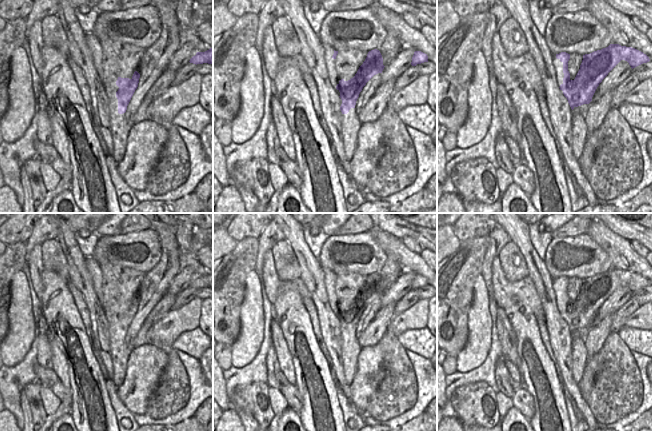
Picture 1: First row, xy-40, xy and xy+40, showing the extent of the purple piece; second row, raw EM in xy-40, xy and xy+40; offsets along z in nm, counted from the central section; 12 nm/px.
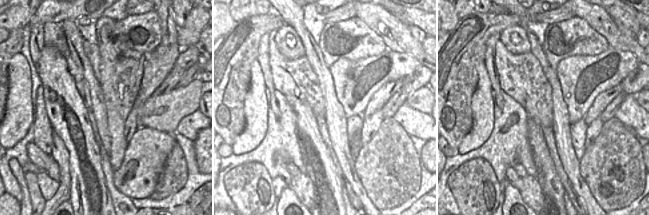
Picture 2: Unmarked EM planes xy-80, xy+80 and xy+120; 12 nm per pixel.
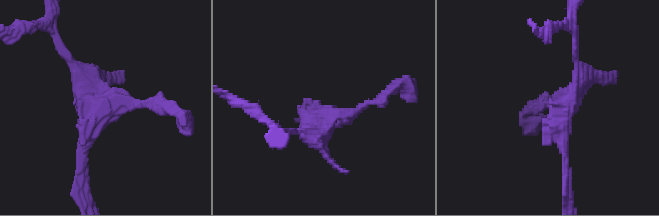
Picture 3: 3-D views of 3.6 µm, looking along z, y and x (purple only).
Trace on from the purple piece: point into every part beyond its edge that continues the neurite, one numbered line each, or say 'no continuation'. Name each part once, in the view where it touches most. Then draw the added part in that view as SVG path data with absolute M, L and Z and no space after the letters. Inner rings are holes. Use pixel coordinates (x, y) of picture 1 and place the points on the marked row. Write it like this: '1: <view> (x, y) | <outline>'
no continuation

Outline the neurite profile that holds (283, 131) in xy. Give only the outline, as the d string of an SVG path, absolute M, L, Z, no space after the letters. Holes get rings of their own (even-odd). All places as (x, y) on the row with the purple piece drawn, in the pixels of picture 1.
M275 96L271 97L271 111L274 119L276 133L278 135L280 146L288 156L289 160L295 162L295 146L292 139L292 133L287 123L287 118L283 112L283 107L279 99Z

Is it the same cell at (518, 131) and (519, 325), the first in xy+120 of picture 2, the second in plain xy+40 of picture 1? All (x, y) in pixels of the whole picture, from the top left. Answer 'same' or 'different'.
different

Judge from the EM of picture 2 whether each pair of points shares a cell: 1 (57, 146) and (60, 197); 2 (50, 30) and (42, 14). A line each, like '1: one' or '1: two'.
1: one
2: two

